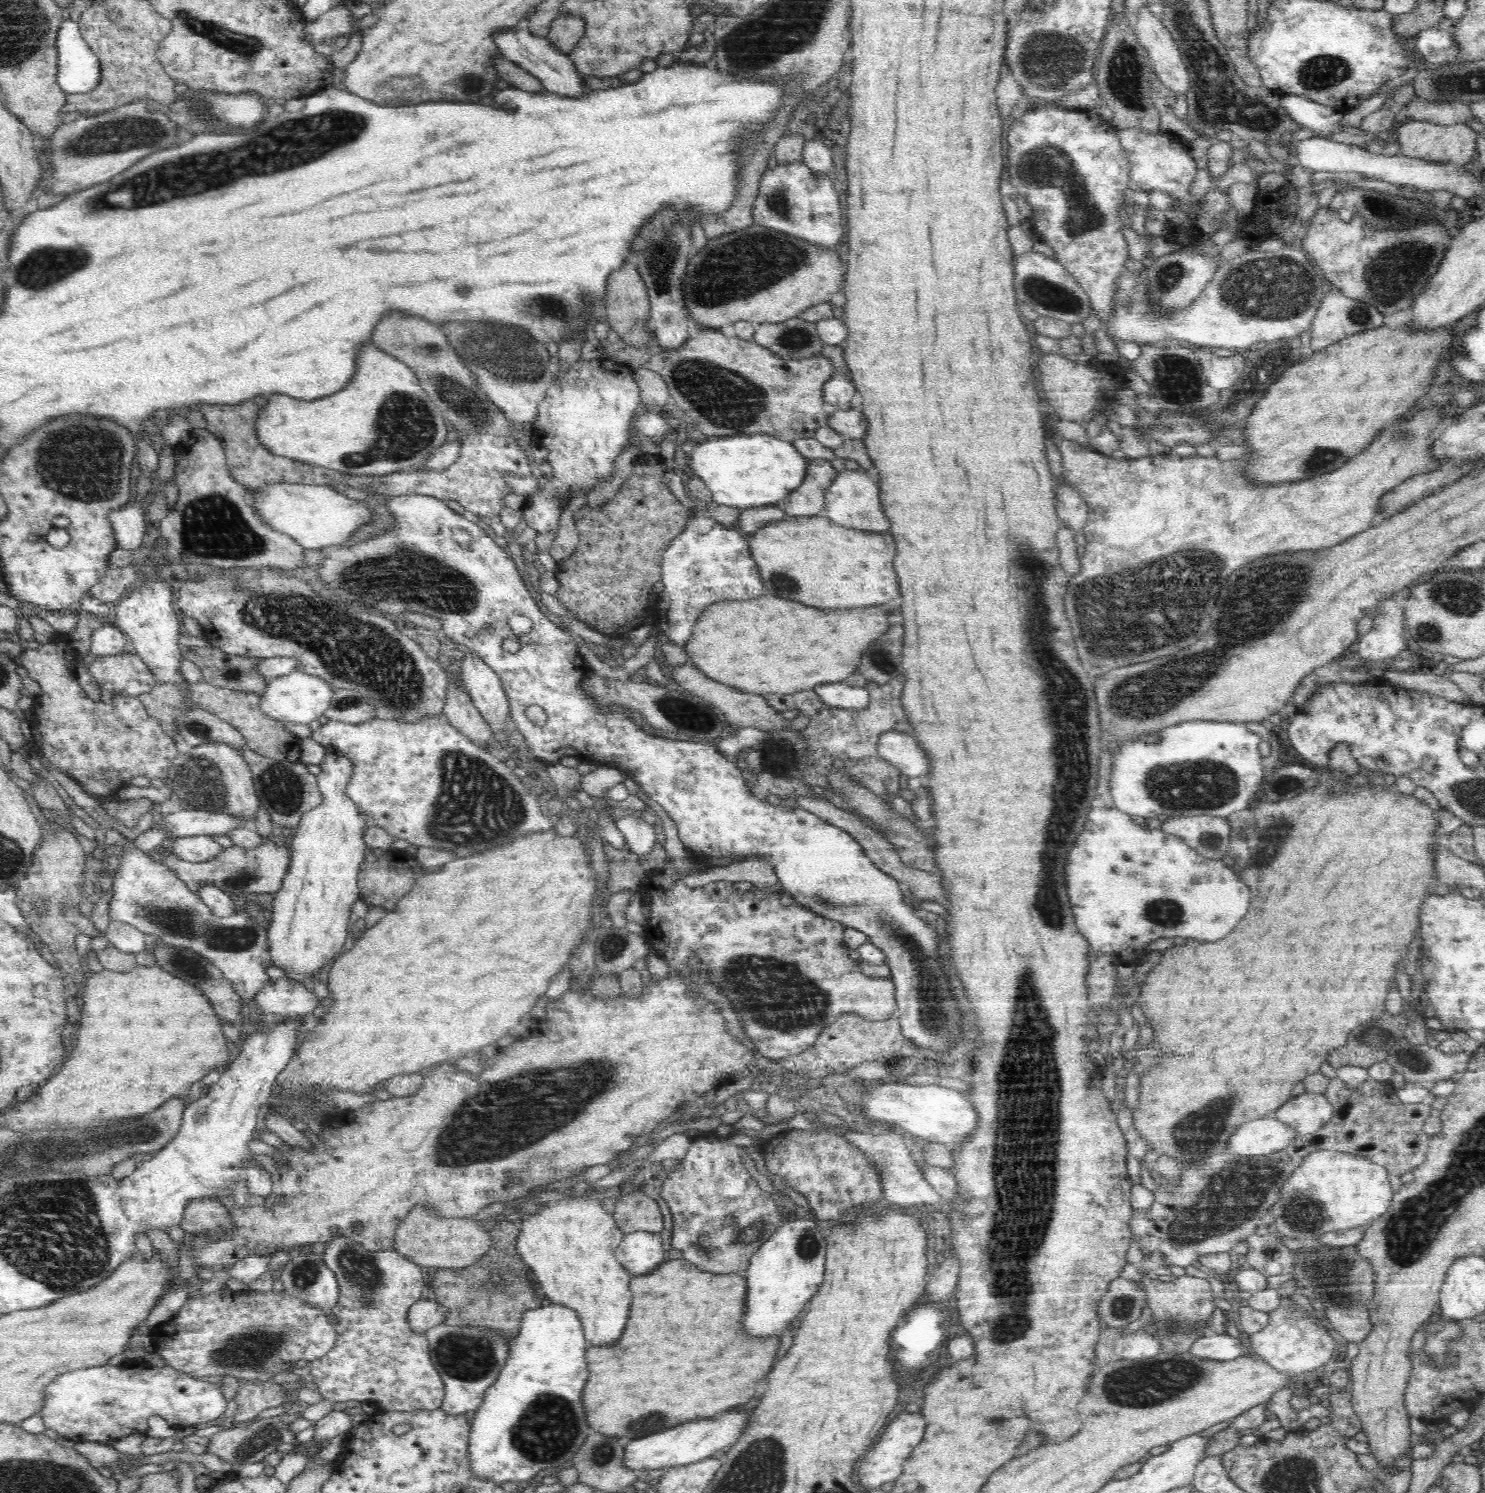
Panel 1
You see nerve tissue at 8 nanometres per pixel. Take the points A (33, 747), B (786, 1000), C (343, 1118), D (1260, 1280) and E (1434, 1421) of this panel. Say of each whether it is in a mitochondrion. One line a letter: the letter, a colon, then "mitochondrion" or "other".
A: other
B: mitochondrion
C: other
D: other
E: other

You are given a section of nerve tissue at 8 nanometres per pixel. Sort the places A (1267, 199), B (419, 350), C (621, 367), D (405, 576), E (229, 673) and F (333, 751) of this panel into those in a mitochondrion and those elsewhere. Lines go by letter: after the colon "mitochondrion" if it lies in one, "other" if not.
A: other
B: mitochondrion
C: other
D: mitochondrion
E: mitochondrion
F: other

